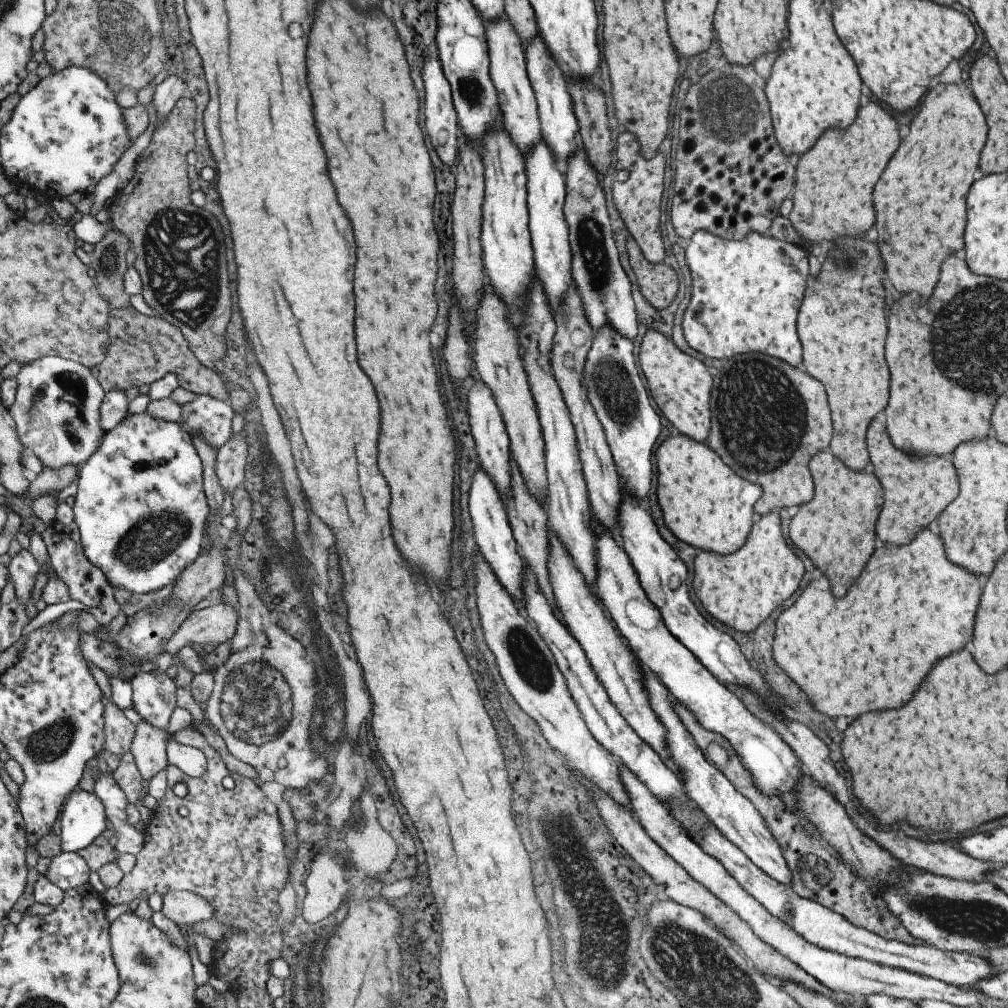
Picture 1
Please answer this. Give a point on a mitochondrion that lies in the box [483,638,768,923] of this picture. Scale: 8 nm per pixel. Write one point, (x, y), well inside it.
(576, 865)

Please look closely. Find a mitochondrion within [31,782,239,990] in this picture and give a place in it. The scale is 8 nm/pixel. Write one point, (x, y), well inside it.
(146, 959)

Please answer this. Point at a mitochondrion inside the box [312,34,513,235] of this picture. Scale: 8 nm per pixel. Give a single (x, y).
(471, 91)

